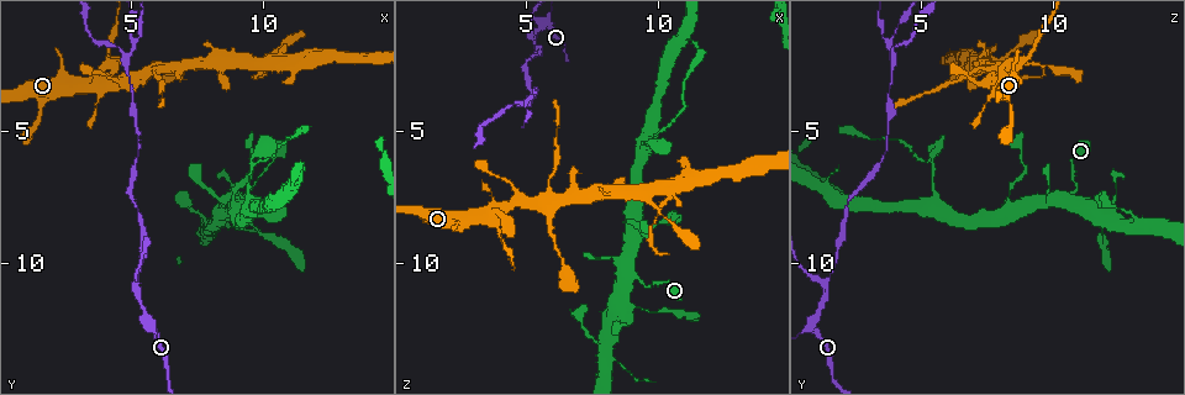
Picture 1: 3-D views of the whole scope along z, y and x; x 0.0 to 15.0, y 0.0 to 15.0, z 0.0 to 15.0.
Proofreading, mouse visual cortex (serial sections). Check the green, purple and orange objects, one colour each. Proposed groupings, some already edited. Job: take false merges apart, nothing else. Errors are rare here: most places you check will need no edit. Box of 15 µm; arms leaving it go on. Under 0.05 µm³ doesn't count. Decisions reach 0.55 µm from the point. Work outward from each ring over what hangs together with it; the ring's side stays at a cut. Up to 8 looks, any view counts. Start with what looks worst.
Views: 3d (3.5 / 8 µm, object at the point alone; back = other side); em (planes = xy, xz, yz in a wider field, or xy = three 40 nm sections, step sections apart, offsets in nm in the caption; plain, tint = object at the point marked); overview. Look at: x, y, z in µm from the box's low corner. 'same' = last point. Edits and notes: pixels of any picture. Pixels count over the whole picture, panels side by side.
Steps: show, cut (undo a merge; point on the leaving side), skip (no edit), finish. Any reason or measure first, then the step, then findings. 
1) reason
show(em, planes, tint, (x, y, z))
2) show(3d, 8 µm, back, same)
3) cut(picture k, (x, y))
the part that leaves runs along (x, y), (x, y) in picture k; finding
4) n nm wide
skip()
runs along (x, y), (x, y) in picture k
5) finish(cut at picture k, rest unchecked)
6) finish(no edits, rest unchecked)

show(3d, 8 µm, (9.7, 6.3, 5.4))

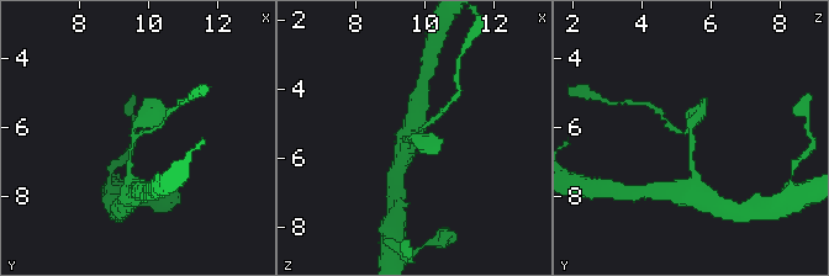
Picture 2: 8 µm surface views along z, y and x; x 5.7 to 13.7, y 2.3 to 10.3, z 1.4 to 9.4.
show(3d, 3.5 µm, (9.7, 6.3, 5.4))

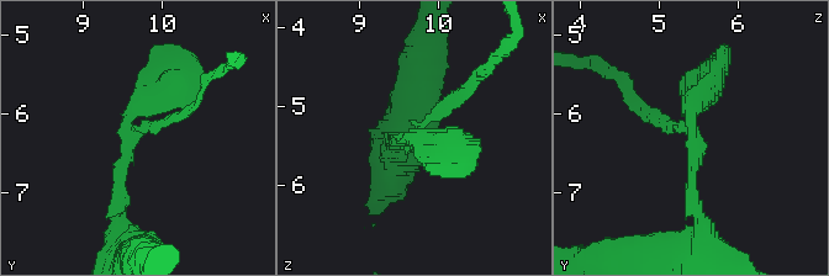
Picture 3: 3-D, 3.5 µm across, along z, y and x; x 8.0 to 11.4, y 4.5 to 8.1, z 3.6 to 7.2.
3 arms; arms of 150, 200, 350 nm; need the tissue
show(em, xy, step 2, tint, (9.60, 6.30, 5.45))

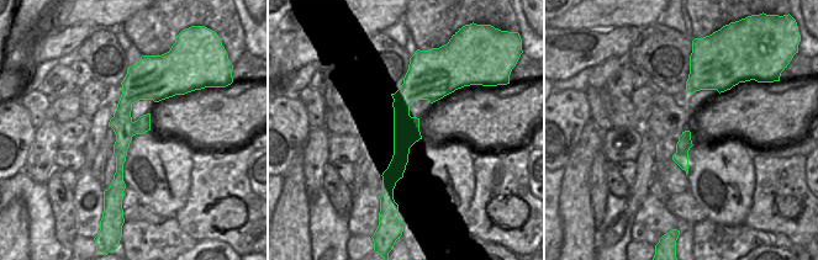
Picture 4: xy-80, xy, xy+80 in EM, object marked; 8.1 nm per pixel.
cut(picture 3, (460, 94))
the part that leaves runs along (427, 117), (458, 99), (507, 51) in picture 3; two cells meet here

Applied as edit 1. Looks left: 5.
a fork
show(3d, 8 µm, (5.2, 10.7, 1.3))

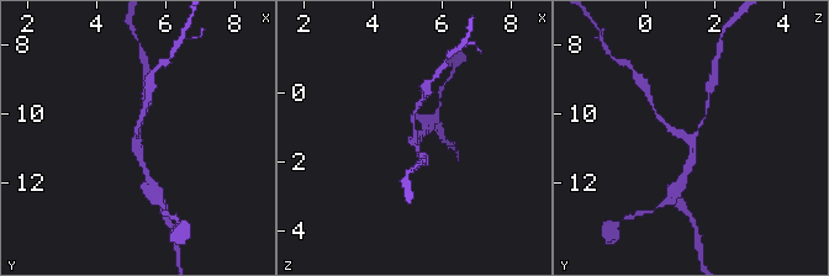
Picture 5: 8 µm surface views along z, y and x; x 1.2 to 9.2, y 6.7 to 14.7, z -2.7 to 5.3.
show(3d, 3.5 µm, (5.1, 10.7, 1.3))

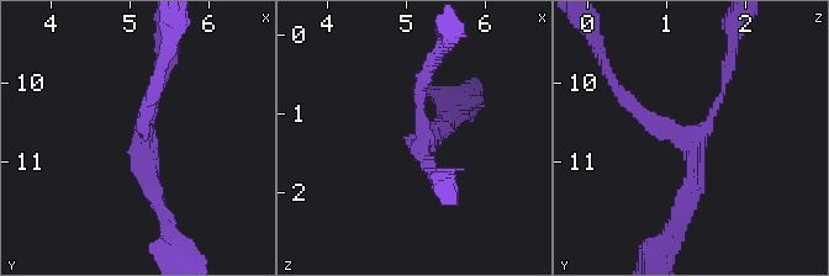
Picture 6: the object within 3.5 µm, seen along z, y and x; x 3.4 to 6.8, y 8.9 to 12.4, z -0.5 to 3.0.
3 arms; arms of 100, 200, 200 nm; shape alone is not enough
show(em, xy, step 1, tint, (5.20, 10.75, 1.35))

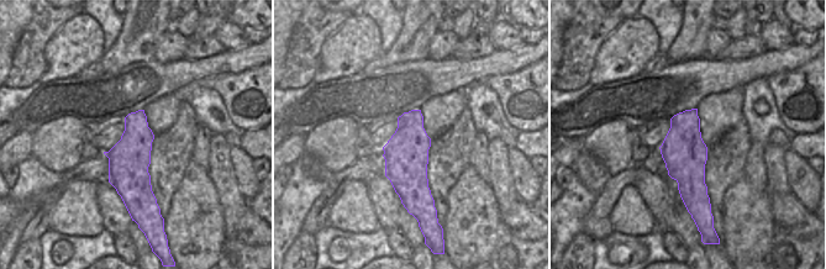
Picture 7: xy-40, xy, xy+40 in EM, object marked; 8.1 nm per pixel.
skip()
all the same cell

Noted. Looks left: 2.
finish(cut at picture 3, rest unchecked)

